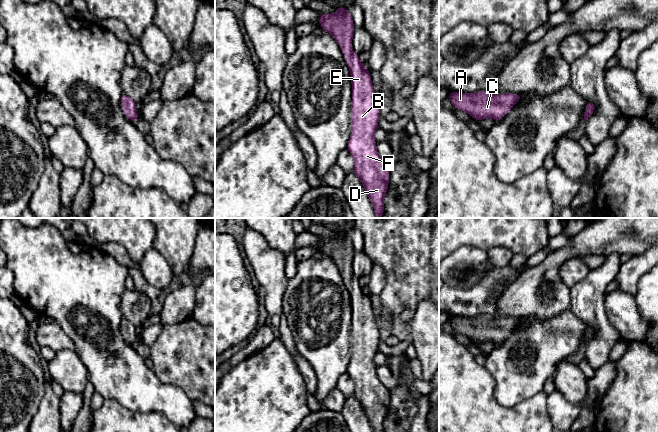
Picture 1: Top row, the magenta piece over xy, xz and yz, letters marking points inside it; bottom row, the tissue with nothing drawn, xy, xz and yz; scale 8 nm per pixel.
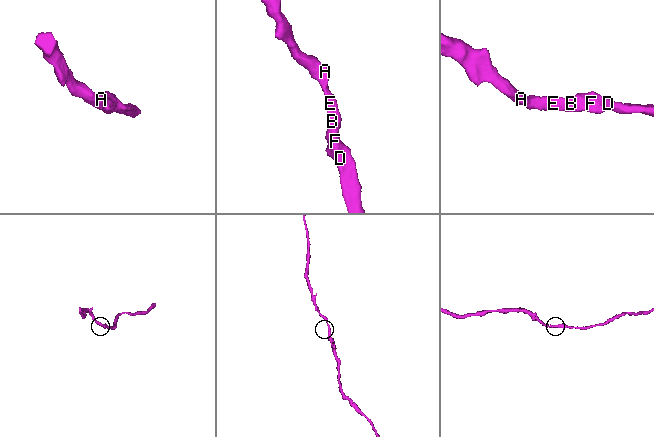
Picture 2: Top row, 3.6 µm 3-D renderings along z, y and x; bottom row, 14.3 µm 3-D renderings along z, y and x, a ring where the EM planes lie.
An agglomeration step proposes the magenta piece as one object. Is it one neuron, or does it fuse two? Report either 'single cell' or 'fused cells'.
single cell

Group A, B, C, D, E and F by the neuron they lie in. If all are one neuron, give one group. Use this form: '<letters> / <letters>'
A B C D E F

